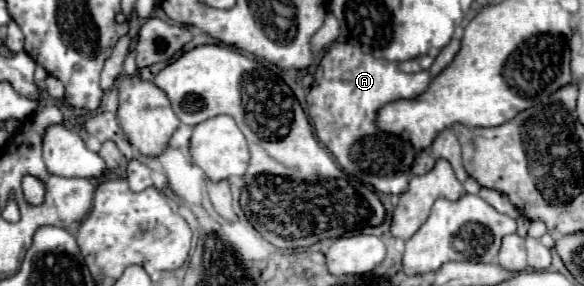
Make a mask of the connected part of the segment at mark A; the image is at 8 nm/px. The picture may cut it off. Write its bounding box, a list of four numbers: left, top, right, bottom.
[306,42,430,194]

